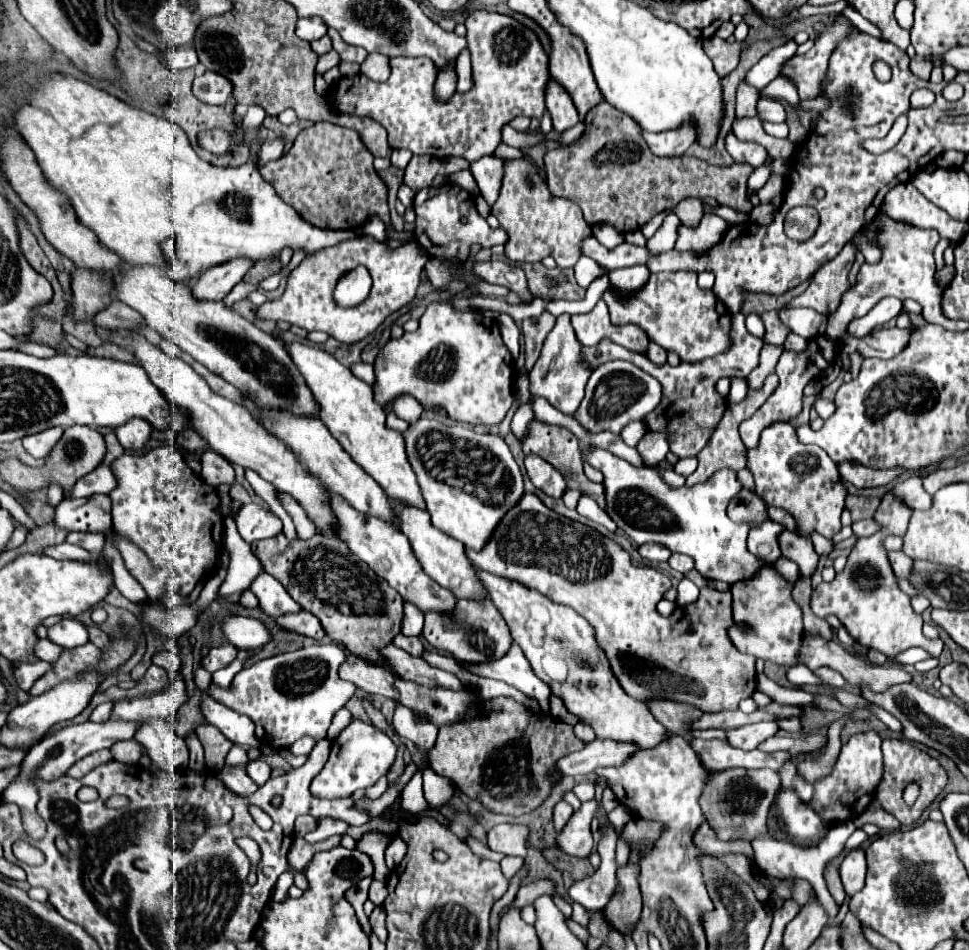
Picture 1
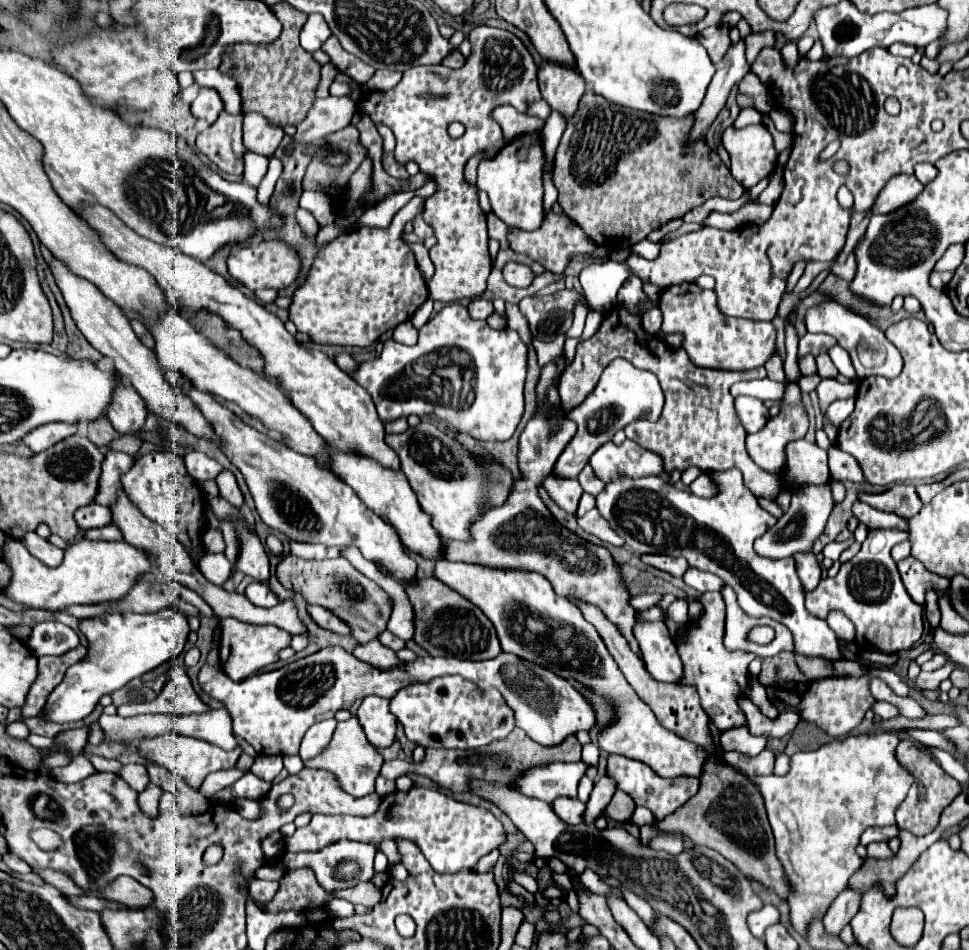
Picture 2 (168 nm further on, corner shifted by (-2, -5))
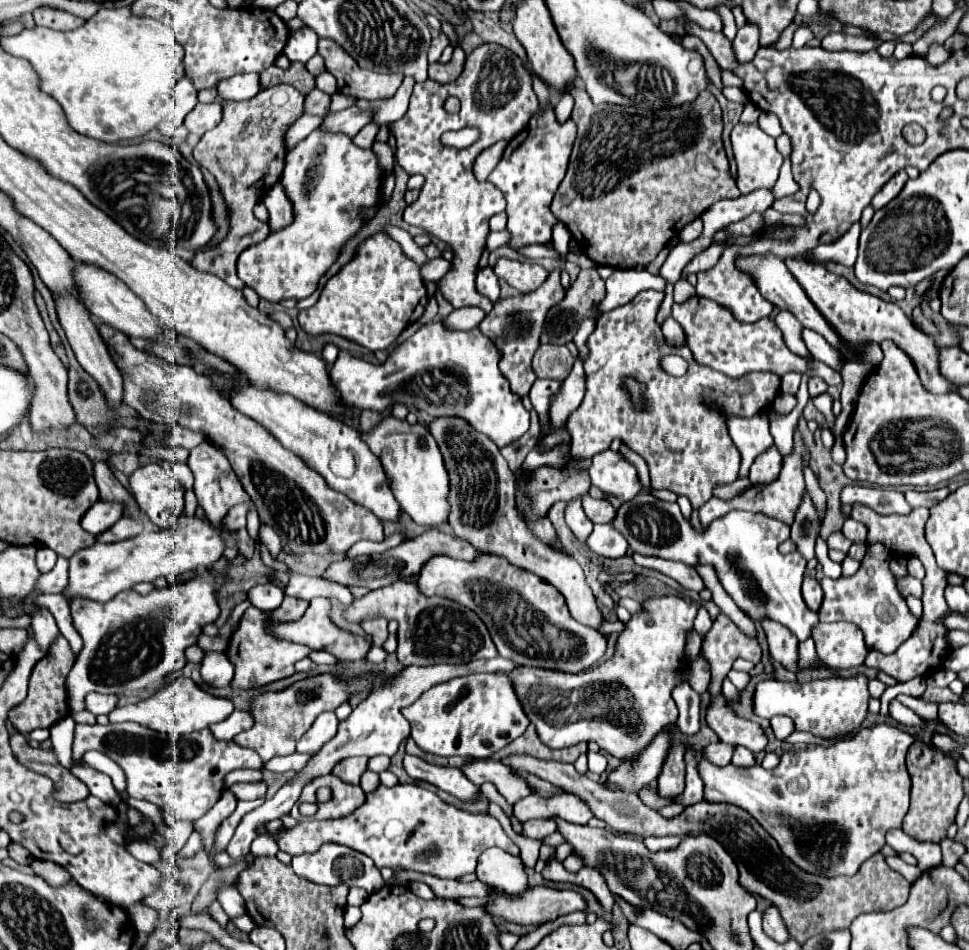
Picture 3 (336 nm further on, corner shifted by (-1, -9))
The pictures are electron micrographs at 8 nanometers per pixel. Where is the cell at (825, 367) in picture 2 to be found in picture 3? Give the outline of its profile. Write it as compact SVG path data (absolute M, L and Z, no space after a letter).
M694 296L684 304L674 304L672 318L684 328L688 346L694 352L696 362L710 366L718 372L724 372L732 378L744 376L746 372L754 372L754 370L770 370L778 376L784 376L788 372L818 376L828 386L838 386L842 382L840 374L834 368L826 366L824 362L806 360L806 358L792 354L788 346L784 344L782 332L772 318L762 318L754 324L742 324L730 314L728 308L722 308L718 302L700 298L700 296Z

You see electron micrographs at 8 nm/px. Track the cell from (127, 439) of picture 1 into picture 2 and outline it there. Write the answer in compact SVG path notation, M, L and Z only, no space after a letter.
M121 384L107 410L107 418L119 434L135 434L145 426L147 406L131 384Z

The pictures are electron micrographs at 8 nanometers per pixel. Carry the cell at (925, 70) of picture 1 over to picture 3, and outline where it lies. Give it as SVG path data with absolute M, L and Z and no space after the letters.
M930 44L928 52L926 52L926 60L928 60L932 66L942 64L948 56L950 56L950 52L944 48L944 44Z

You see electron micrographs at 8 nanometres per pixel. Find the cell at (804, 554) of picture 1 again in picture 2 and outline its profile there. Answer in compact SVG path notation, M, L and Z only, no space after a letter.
M797 552L793 554L793 560L797 564L797 574L803 582L805 592L815 590L821 580L821 566L819 566L817 556L813 552Z

